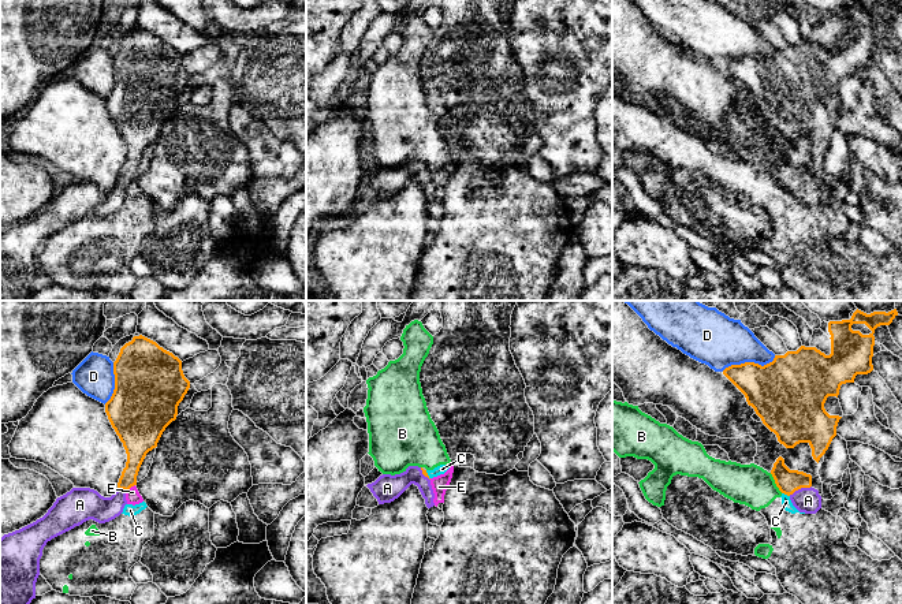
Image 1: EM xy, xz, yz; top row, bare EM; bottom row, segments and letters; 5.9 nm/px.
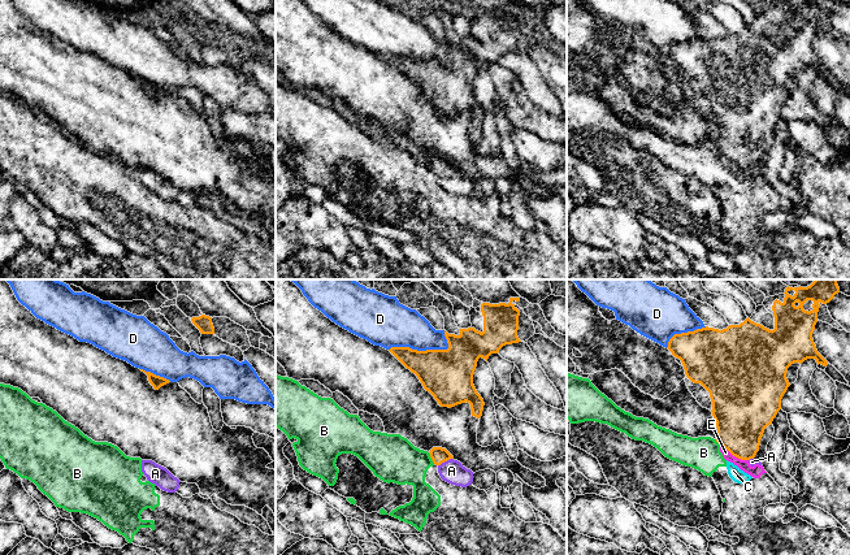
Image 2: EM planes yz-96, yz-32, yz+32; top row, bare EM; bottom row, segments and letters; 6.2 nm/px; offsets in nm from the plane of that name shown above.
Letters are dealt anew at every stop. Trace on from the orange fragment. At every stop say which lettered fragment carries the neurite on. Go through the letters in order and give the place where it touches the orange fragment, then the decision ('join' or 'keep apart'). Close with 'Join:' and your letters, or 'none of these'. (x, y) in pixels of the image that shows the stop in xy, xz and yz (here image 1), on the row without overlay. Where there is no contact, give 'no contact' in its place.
A: yz (800, 182) | join
B: yz (775, 176) | keep apart
C: yz (786, 187) | keep apart
D: yz (749, 56) | keep apart
E: xy (130, 181) | keep apart
Join: A

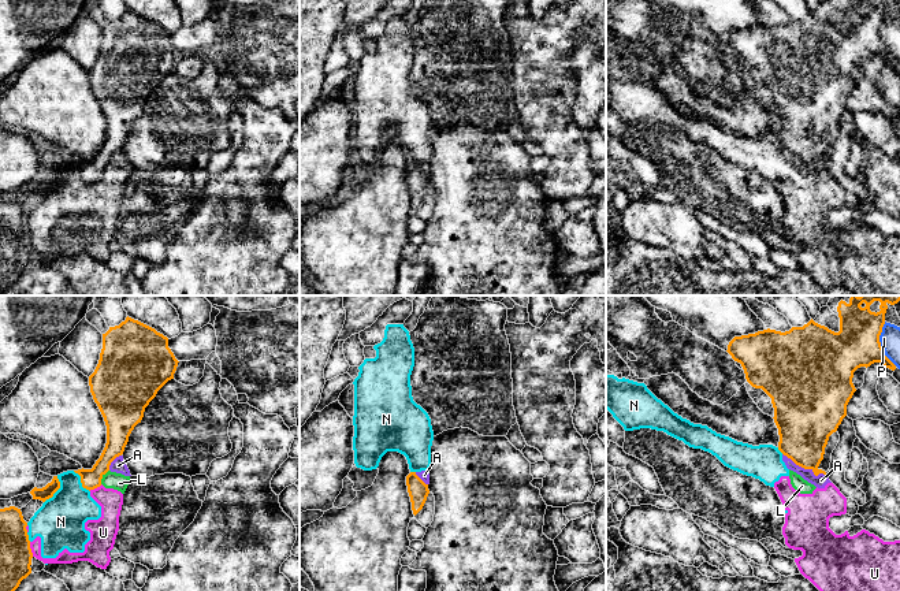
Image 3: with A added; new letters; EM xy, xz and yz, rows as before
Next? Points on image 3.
A: yz (804, 162) | keep apart
L: xy (101, 170) | keep apart
N: xy (58, 182) | keep apart
P: yz (880, 37) | keep apart
U: xy (30, 242) | keep apart
Join: none of these

